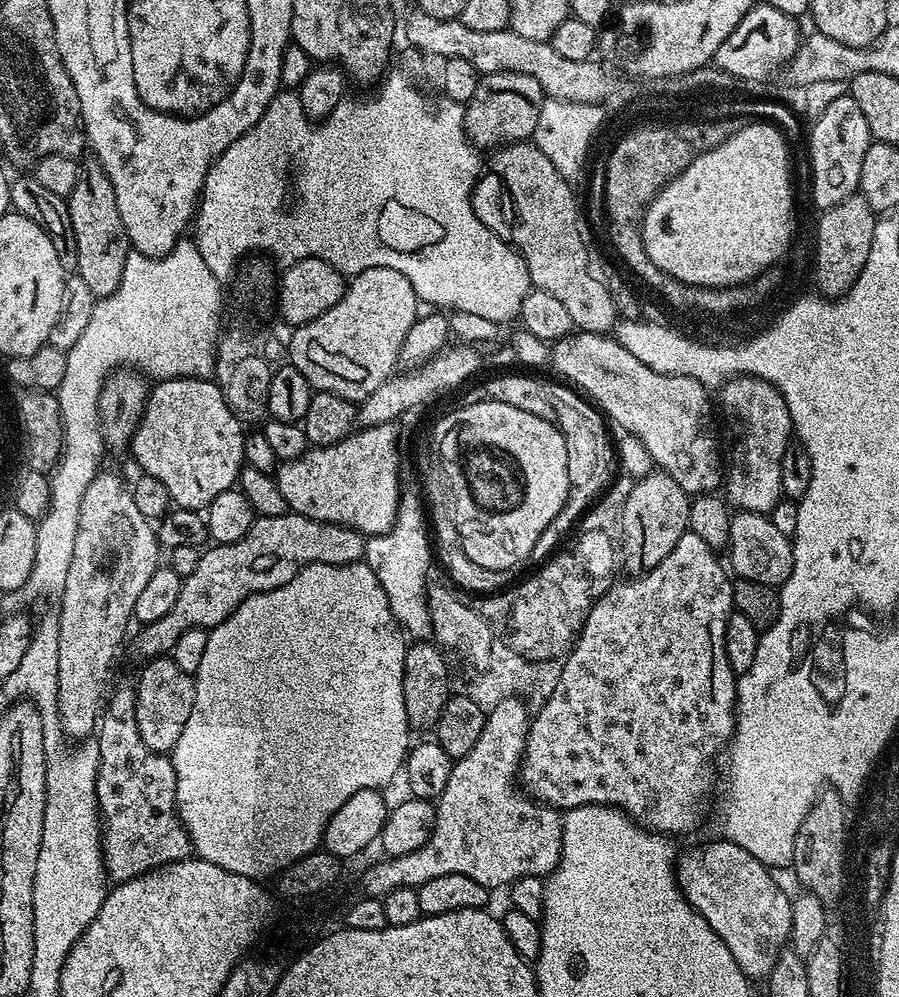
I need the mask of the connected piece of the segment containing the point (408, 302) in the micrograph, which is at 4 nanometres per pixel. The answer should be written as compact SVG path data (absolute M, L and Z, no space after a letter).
M367 268L347 281L342 298L318 318L299 325L288 340L290 363L318 392L338 394L353 402L365 400L388 381L400 364L402 342L418 319L416 291L398 270Z

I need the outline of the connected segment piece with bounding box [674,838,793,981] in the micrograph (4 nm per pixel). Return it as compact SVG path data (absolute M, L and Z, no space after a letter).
M719 839L679 853L674 864L676 883L690 906L710 922L710 930L726 942L726 950L734 954L734 962L738 962L744 975L753 981L763 981L778 953L791 939L792 900L760 857L750 854L733 840Z

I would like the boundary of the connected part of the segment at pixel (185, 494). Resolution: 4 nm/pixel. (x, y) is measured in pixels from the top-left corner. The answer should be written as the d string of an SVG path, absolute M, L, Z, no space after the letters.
M183 376L177 380L161 380L151 385L140 425L130 441L130 453L143 475L158 478L158 482L170 490L175 507L200 512L240 479L240 470L245 467L246 435L246 428L240 422L241 417L232 411L215 379L196 380L192 376Z

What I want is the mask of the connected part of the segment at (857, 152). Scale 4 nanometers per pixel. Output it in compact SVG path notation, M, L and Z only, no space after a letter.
M851 94L835 98L830 106L815 117L812 137L808 140L810 161L810 181L812 180L812 200L820 210L834 207L847 196L855 193L860 187L862 174L862 158L866 158L866 150L873 143L870 130L866 126L866 117L858 110L858 102L854 102Z

